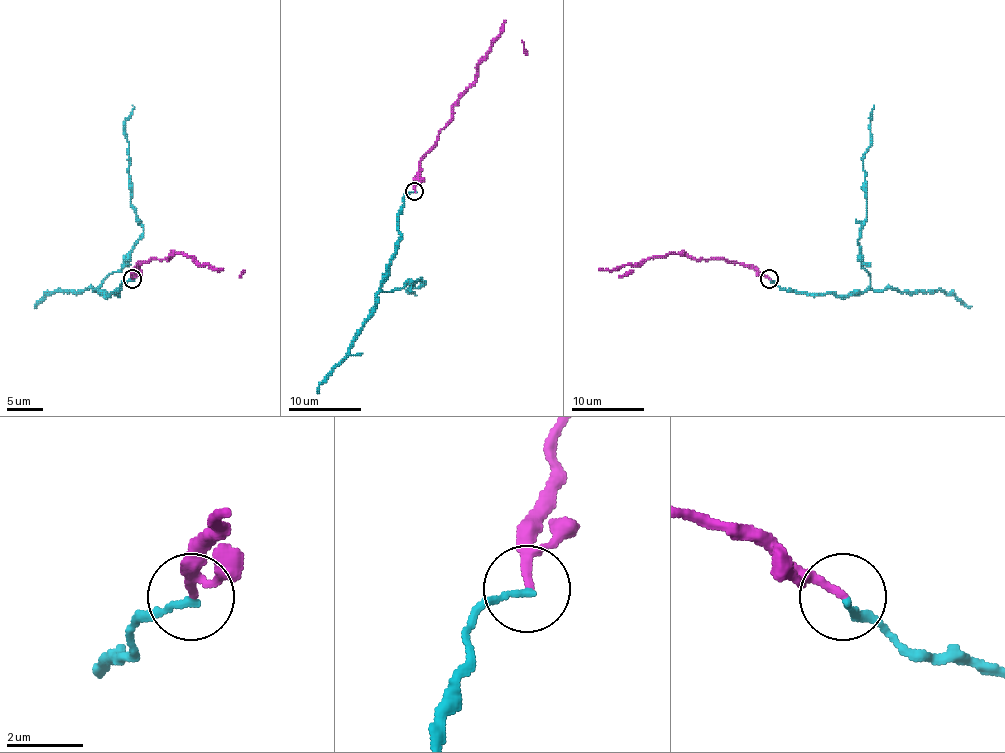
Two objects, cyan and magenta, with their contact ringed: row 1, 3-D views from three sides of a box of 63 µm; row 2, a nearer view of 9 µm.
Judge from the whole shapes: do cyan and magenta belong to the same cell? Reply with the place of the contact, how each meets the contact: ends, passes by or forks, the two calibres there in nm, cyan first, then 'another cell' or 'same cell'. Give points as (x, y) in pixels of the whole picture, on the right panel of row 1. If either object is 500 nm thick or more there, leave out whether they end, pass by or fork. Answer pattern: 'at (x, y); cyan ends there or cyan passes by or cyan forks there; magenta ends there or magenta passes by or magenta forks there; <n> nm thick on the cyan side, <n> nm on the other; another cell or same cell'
at (769, 278); cyan ends there; magenta passes by; 180 nm thick on the cyan side, 150 nm on the other; another cell

